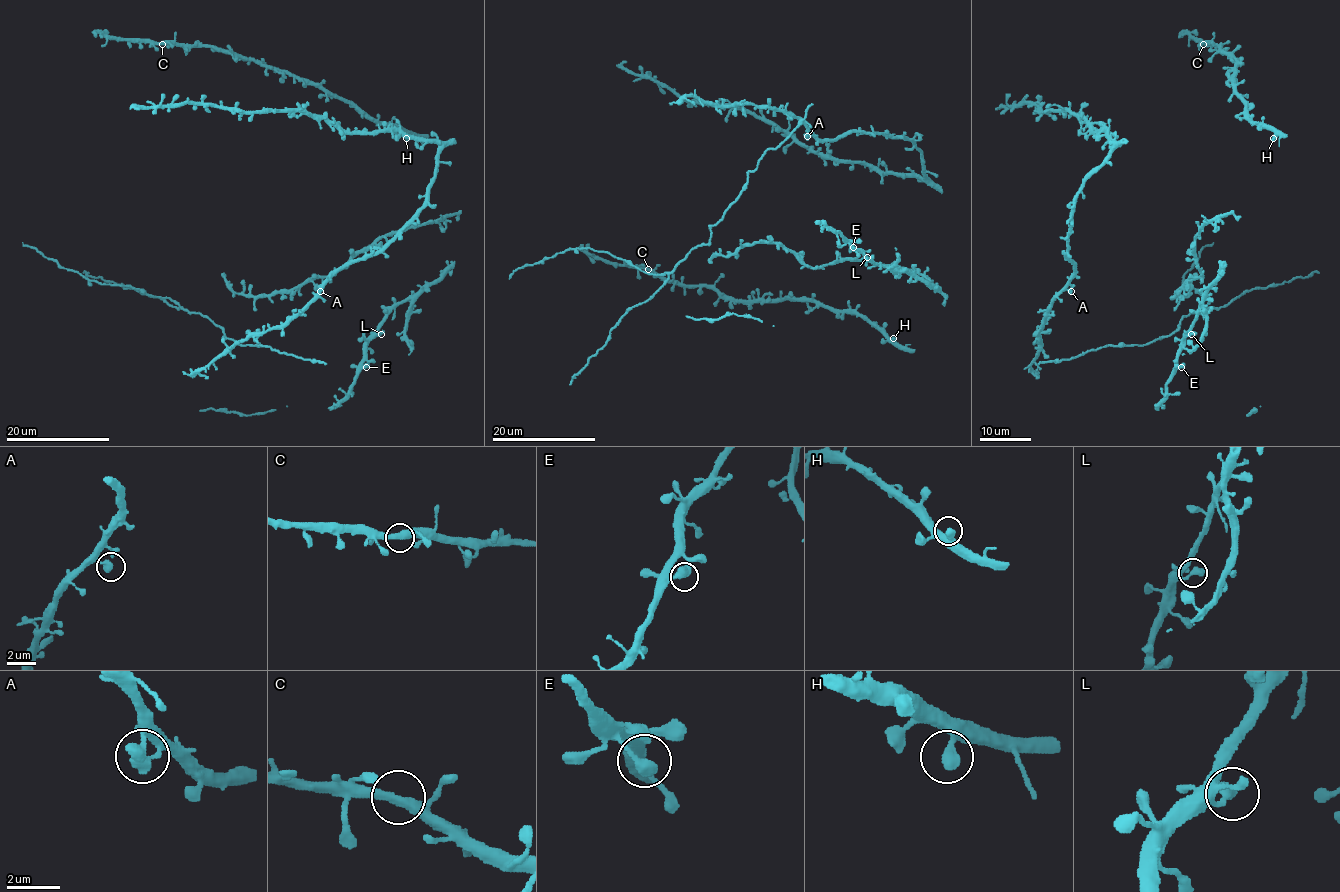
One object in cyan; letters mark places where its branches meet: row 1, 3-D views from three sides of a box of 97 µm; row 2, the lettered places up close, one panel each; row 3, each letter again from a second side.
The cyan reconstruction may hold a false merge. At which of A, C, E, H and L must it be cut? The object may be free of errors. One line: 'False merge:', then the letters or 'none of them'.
False merge: none of them

